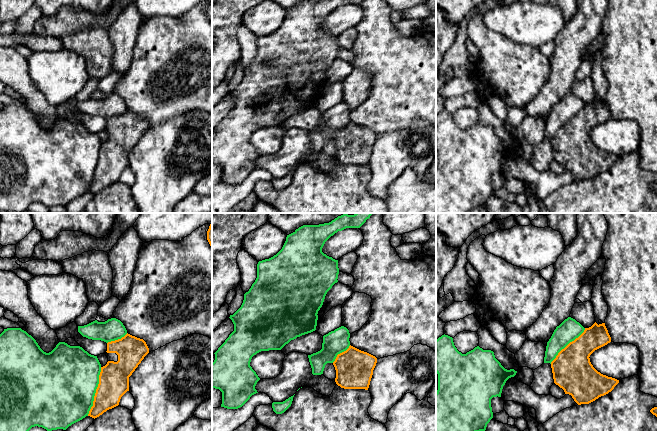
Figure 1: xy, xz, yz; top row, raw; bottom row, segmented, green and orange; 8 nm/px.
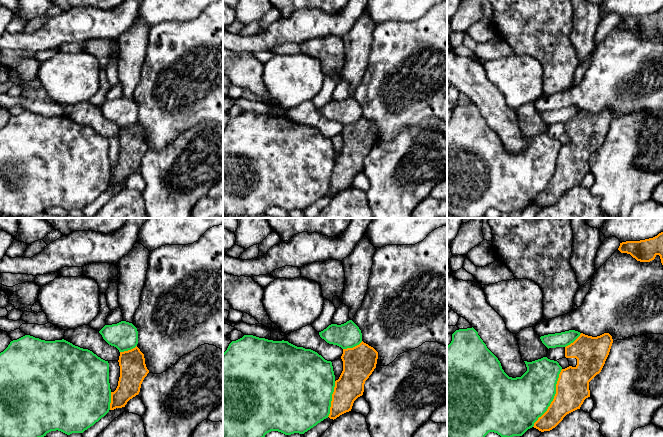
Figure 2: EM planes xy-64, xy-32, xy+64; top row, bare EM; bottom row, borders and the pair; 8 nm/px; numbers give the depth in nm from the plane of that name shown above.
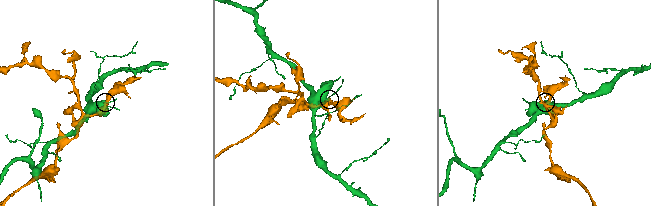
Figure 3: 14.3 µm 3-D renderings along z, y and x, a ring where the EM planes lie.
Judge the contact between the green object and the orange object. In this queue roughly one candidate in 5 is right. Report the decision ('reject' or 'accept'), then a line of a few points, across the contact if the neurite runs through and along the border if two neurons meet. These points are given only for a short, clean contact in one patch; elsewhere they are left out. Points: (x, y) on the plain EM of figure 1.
reject

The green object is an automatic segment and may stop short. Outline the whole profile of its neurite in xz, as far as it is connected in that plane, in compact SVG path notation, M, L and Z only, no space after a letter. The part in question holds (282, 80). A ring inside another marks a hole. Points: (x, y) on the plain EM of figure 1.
M319 0L303 1L293 9L287 11L282 25L273 33L259 37L257 40L257 54L248 68L244 70L241 83L230 95L234 100L234 107L214 129L212 139L212 164L222 168L221 183L238 185L242 183L252 171L258 169L255 165L260 156L250 142L251 135L261 127L281 126L291 116L316 106L318 87L323 81L327 68L338 58L338 36L322 28L325 18L338 7L346 4L360 4L363 0Z

